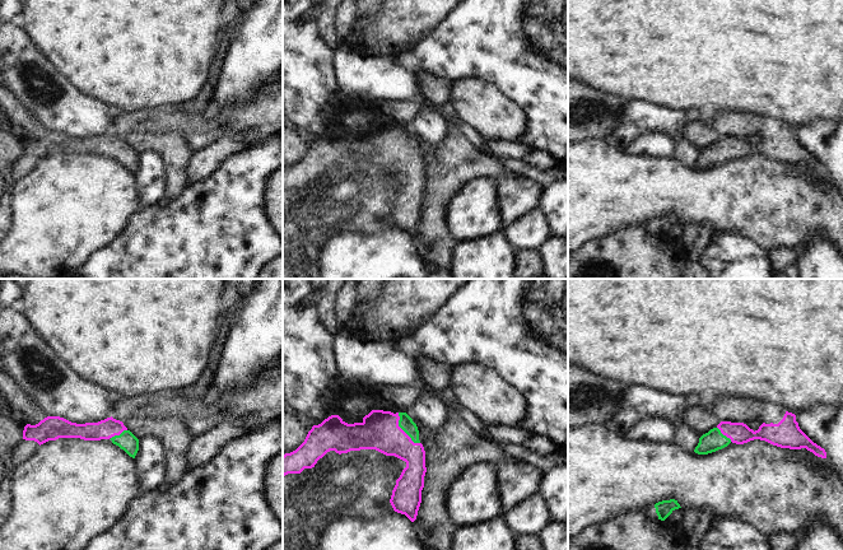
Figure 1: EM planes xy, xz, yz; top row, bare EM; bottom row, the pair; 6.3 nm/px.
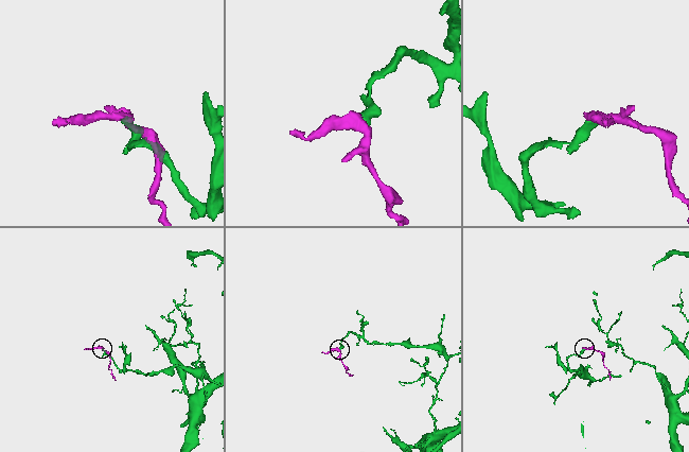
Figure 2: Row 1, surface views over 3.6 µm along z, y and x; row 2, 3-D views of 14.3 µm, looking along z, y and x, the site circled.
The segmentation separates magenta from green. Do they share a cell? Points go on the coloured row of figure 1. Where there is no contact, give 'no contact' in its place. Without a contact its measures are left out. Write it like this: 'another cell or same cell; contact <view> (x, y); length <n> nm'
same cell; contact xz (403, 430); length 240 nm

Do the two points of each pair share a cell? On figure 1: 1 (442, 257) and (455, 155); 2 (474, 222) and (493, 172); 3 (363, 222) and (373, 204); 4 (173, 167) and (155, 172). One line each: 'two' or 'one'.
1: one
2: two
3: one
4: two

